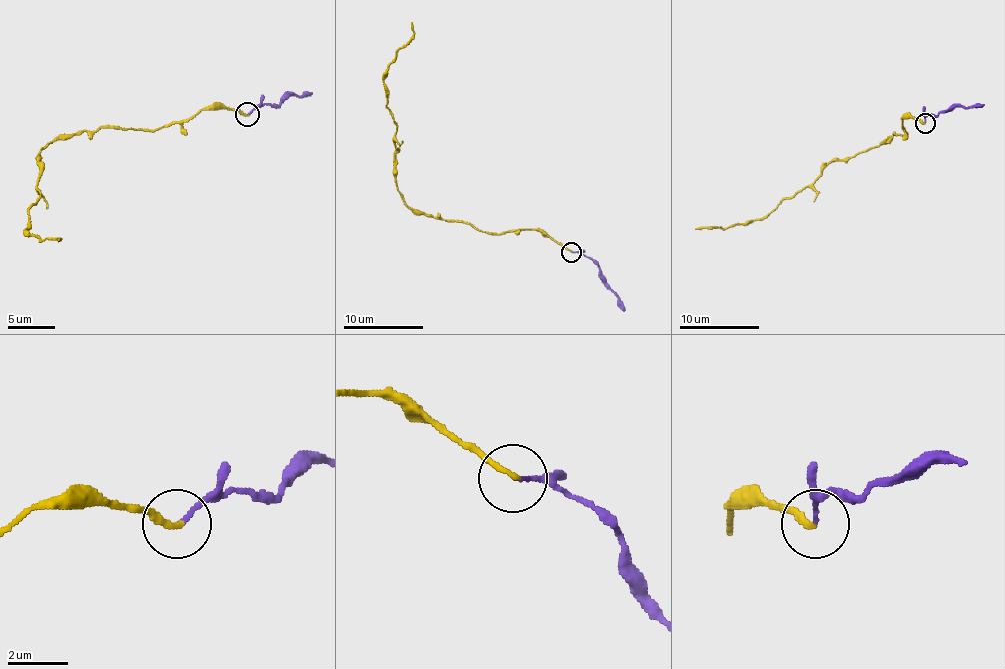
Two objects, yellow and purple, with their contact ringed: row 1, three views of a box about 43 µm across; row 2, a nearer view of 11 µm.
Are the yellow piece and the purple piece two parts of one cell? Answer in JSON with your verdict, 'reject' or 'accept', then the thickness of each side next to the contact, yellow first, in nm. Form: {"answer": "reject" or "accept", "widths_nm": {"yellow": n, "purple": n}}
{"answer": "accept", "widths_nm": {"yellow": 200, "purple": 130}}

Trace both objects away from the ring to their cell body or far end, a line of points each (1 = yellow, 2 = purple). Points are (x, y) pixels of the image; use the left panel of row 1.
1: (247, 114), (206, 109), (147, 130), (80, 130), (49, 144), (40, 152), (40, 197), (25, 228), (59, 240)
2: (247, 114), (266, 104), (278, 106), (289, 95), (299, 97), (311, 92)

